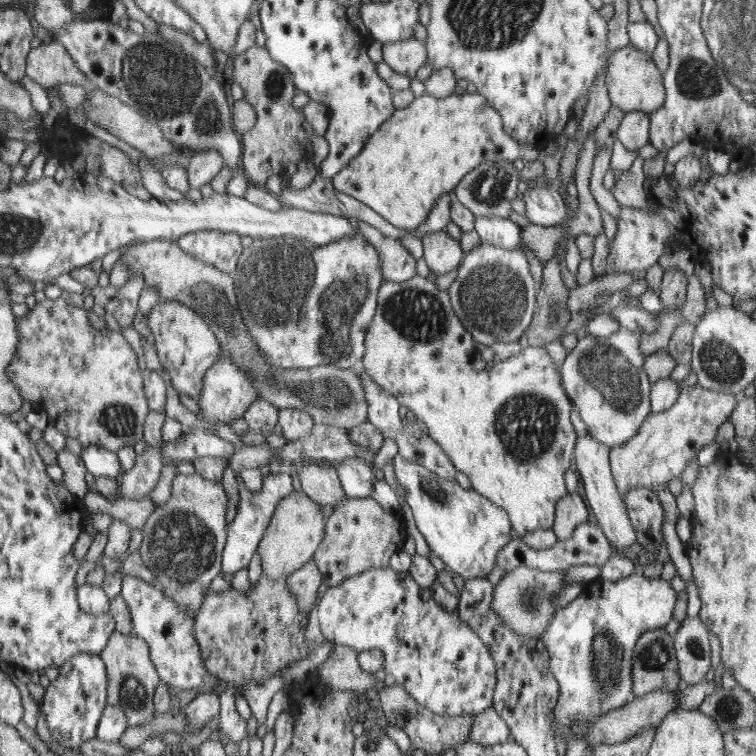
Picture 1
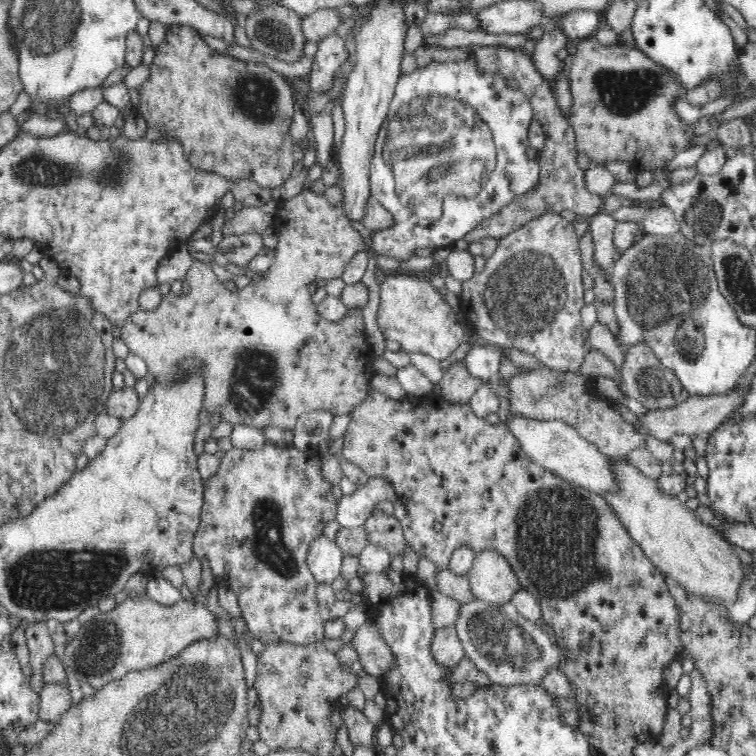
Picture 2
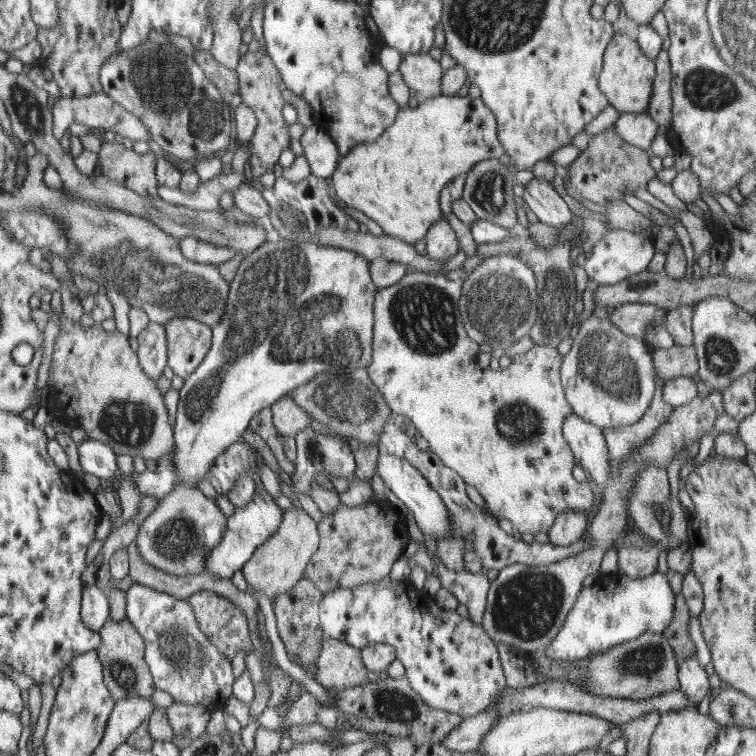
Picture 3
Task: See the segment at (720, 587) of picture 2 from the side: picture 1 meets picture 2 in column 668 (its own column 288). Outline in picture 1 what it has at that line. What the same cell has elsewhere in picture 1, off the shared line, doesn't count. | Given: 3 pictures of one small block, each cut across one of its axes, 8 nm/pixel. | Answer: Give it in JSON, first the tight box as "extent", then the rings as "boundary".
{"extent":[256,490,326,580],"boundary":[[[292,490],[290,495],[285,496],[279,501],[278,510],[275,512],[271,525],[267,528],[267,533],[263,536],[262,542],[259,544],[256,556],[260,557],[263,573],[272,578],[272,580],[287,579],[293,572],[299,571],[304,564],[314,559],[315,552],[319,548],[319,544],[323,542],[326,536],[326,524],[322,514],[321,506],[318,502],[312,501],[308,497],[307,492]]]}

